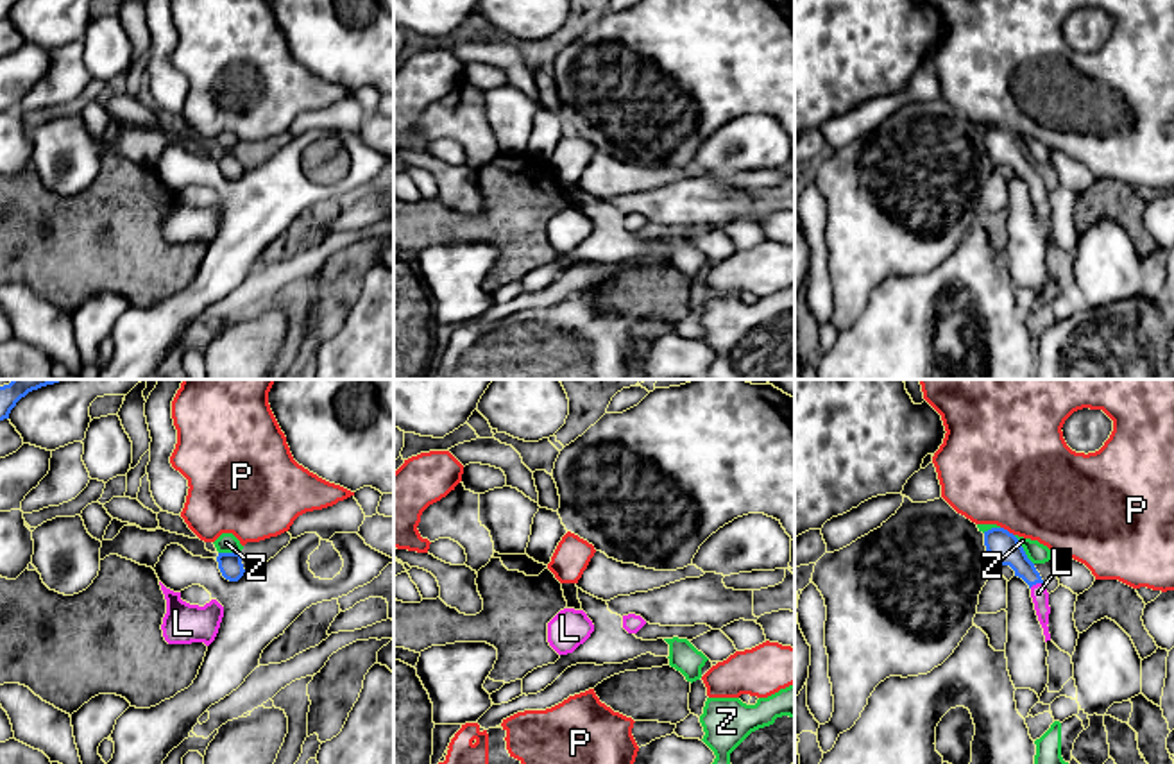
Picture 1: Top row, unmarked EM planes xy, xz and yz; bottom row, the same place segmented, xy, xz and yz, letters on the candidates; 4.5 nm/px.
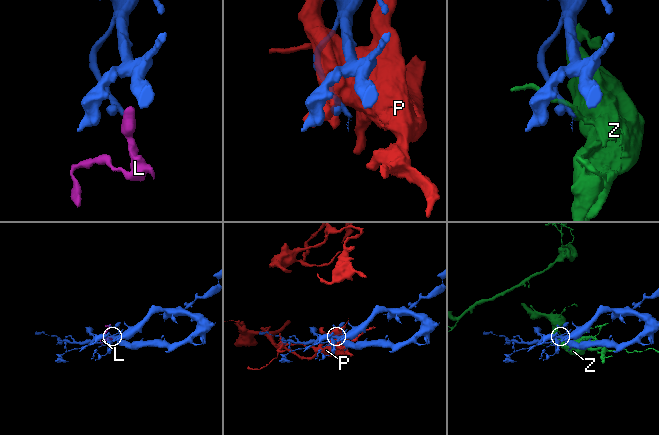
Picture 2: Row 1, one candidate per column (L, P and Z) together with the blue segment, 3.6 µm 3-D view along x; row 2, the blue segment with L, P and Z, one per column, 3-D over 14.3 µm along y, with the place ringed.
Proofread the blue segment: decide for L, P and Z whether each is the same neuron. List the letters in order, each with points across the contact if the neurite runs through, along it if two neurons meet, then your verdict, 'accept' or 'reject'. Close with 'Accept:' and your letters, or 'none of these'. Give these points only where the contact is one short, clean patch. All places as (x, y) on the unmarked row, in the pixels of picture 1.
L: runs through yz (1004, 149), (1035, 183), (1038, 192); accept
P: border along yz (1001, 126), (1013, 135); reject
Z: border along yz (1013, 135), (1033, 163); reject
Accept: L

